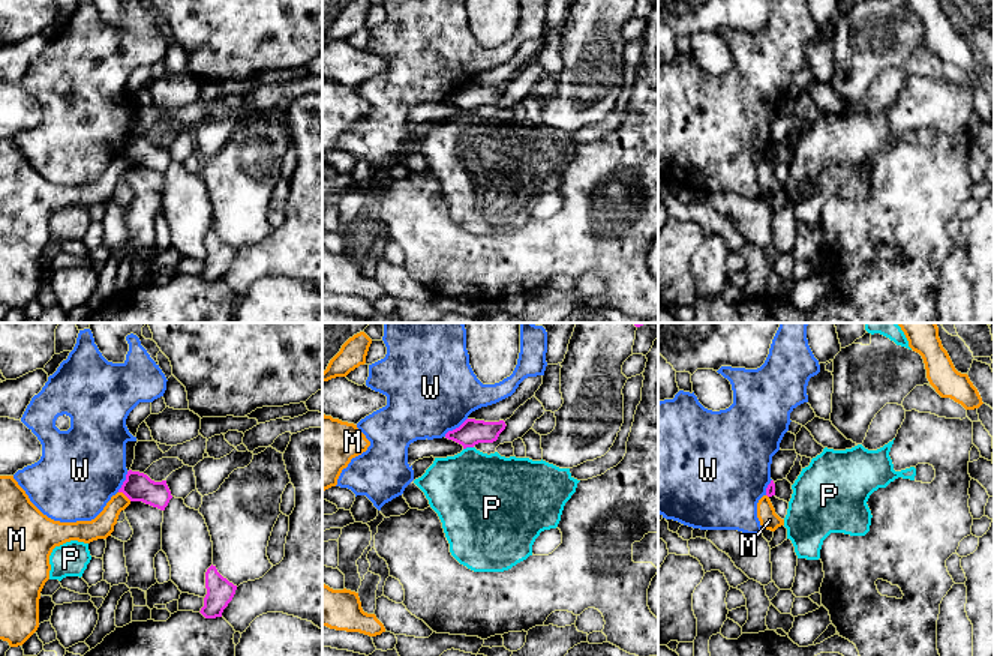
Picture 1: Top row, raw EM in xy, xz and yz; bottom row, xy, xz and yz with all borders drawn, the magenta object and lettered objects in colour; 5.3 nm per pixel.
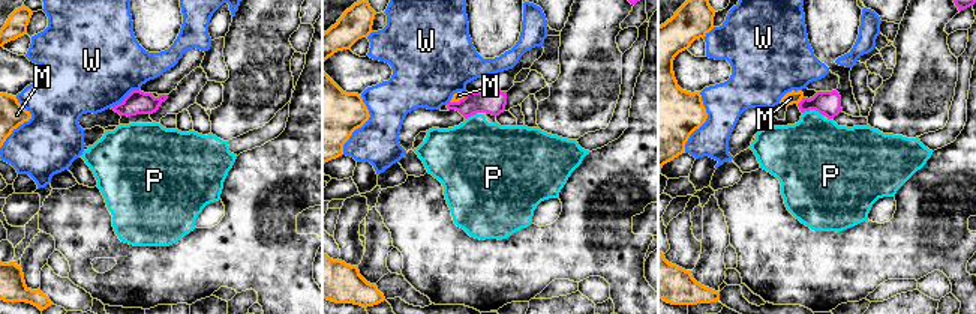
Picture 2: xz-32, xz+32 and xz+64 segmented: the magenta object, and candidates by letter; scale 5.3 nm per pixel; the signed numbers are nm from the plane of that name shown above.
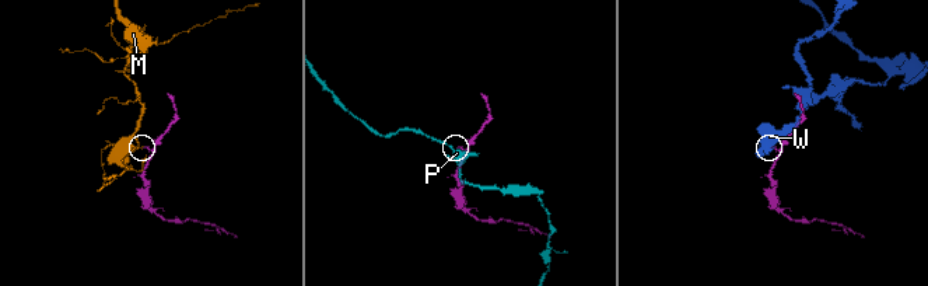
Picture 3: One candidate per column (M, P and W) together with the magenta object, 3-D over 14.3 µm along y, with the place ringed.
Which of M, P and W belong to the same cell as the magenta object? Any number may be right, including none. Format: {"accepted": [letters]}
{"accepted": []}

